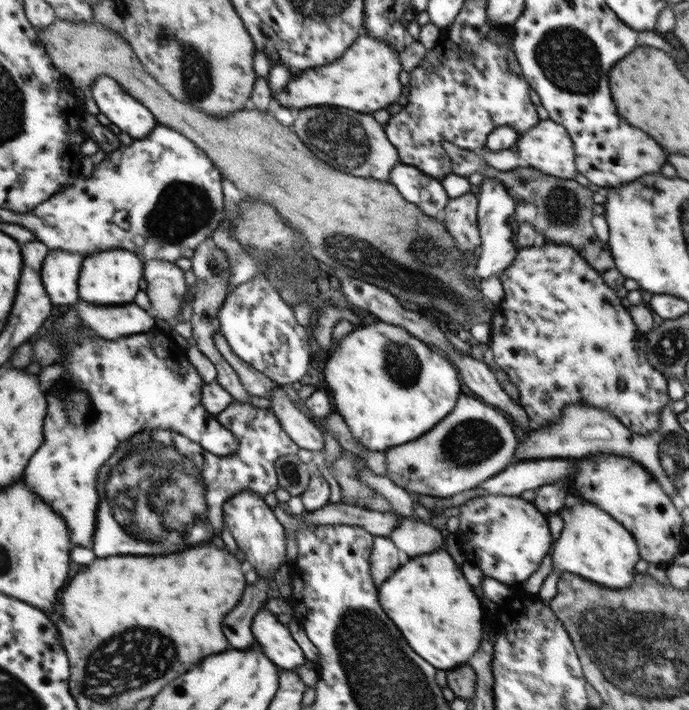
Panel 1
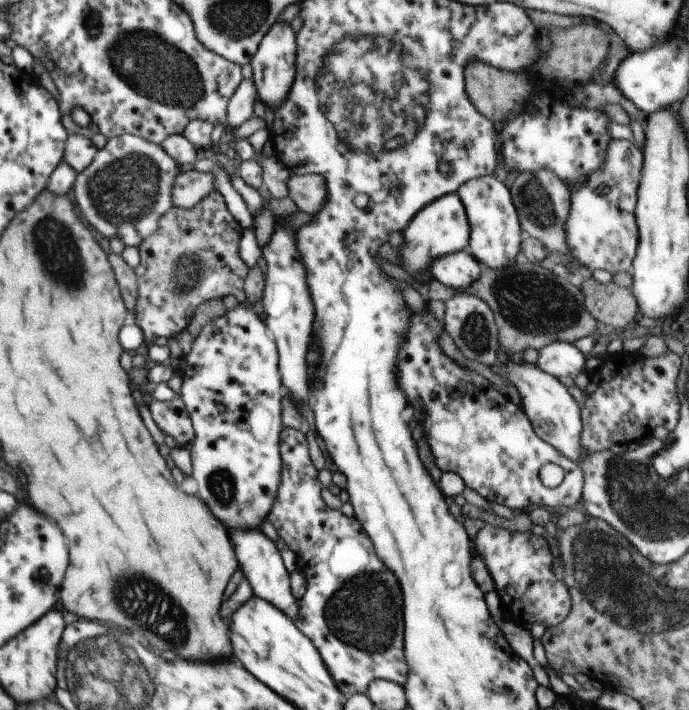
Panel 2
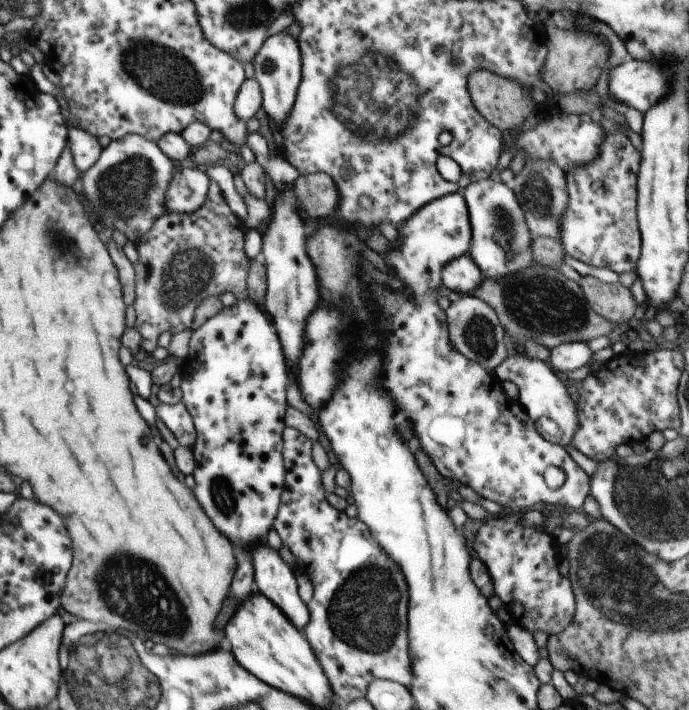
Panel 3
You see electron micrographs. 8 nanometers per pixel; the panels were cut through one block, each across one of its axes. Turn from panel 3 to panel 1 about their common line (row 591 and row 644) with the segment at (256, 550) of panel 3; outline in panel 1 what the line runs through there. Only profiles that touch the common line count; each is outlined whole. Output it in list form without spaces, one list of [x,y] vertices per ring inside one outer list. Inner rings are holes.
[[[266,601],[254,614],[252,634],[255,642],[260,644],[262,652],[273,664],[284,670],[295,671],[306,662],[304,652],[294,640],[288,626],[278,621],[277,616],[266,609]]]

